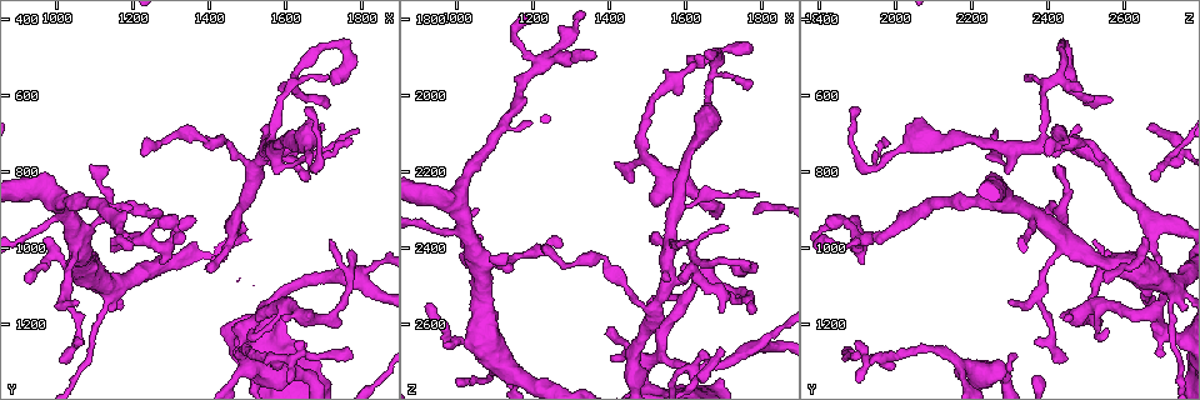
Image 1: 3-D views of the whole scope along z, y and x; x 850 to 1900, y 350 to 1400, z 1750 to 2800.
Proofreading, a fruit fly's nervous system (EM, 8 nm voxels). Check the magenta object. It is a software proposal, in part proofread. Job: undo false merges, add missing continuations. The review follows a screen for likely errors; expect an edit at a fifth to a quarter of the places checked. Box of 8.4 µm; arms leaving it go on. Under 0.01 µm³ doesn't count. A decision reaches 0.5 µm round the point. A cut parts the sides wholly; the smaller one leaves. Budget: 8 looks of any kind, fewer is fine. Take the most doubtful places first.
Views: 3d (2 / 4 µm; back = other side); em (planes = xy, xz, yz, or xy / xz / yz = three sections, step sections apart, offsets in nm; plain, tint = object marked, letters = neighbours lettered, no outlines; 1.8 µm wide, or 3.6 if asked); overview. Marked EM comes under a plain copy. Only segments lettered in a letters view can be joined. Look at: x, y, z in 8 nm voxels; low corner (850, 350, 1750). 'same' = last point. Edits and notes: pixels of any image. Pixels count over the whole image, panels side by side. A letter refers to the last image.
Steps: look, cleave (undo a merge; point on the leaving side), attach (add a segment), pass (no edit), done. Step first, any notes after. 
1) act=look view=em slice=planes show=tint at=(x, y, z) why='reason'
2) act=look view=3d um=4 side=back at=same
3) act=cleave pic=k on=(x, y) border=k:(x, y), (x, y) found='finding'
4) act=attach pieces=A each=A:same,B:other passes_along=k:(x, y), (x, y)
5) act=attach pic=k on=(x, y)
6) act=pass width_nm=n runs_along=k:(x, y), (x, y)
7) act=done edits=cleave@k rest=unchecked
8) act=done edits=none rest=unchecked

act=look view=3d um=2 at=(1775, 1265, 1875) why='free end'

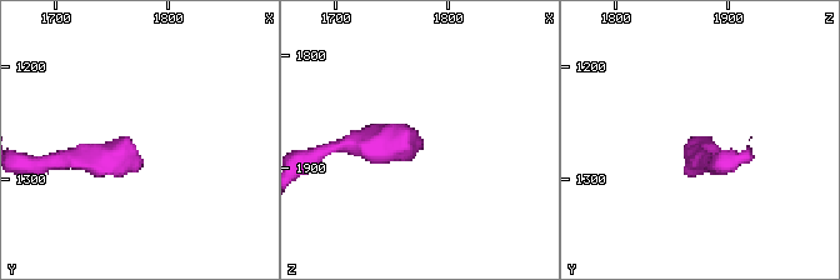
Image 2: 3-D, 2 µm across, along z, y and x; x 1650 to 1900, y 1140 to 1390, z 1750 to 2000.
act=look view=em slice=yz step=4 show=tint at=(1770, 1272, 1868) why='need the tissue'

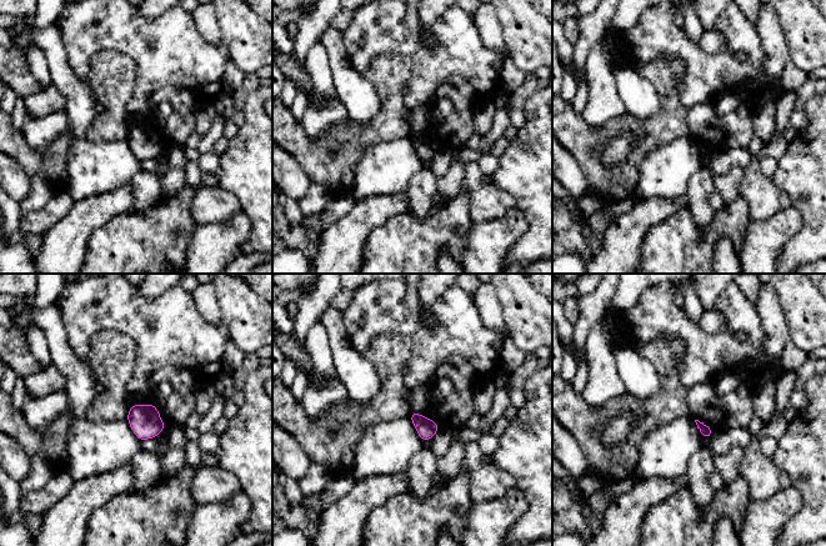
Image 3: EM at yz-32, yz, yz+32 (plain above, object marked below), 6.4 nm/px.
act=look view=em slice=planes show=letters at=same why='another direction'

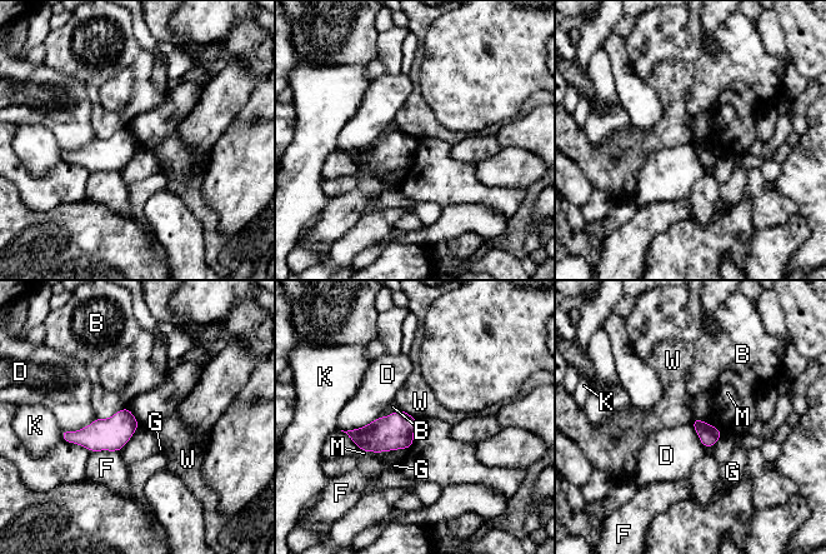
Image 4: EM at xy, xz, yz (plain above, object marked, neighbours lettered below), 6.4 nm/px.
act=pass longest_contact=M:280nm each=B:other,D:other,F:other,G:other,K:other,M:other,W:other border=4:(400, 409), (417, 418) found='none of them fits'

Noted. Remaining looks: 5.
act=look view=3d um=2 at=(1795, 680, 2265) why='tapers out'

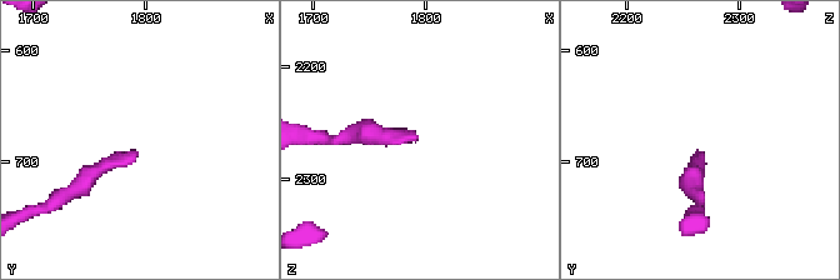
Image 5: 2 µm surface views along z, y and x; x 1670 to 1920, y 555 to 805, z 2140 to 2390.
act=look view=em slice=planes show=letters at=(1792, 690, 2262) why='need the tissue'

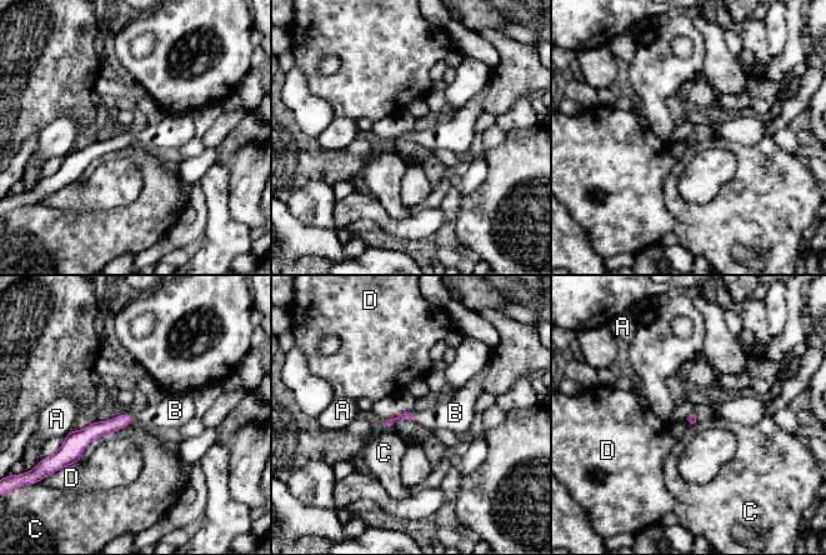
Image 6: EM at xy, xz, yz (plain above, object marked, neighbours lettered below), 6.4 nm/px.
act=attach pieces=B each=A:other,B:same,C:other,D:other passes_along=6:(98, 429), (133, 418), (170, 413) found='it goes on there'

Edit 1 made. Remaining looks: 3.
act=look view=em slice=xy step=16 show=tint at=(1655, 815, 2665) why='branch stops here'

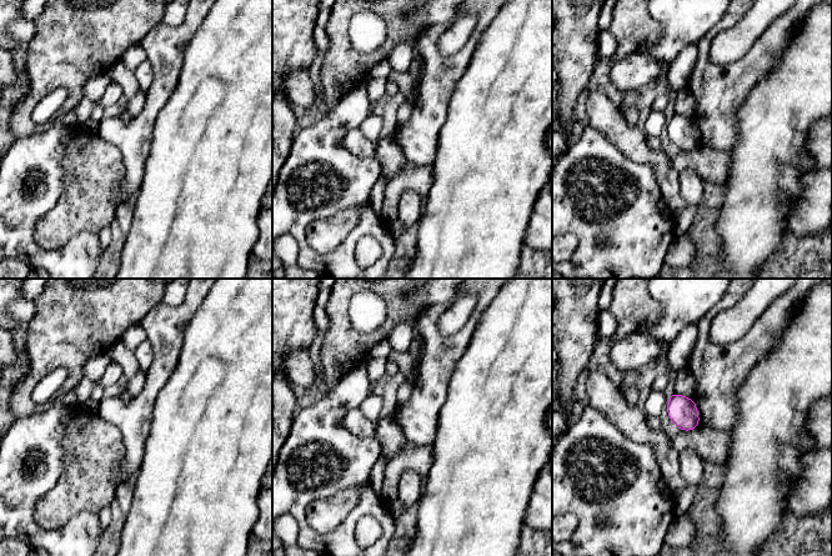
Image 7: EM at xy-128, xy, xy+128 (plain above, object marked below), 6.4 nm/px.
act=look view=em slice=planes show=letters at=same why='cut it another way'

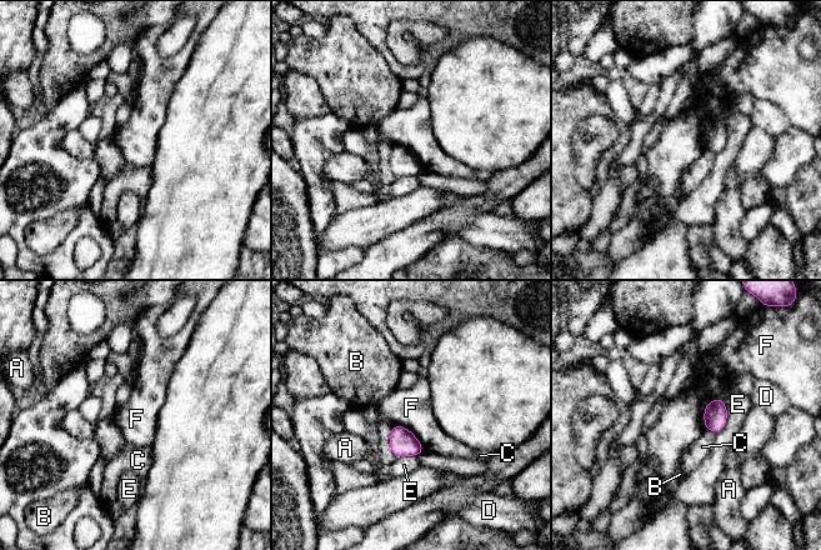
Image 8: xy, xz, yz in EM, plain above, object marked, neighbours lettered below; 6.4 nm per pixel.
act=pass longest_contact=F:260nm each=A:other,B:other,C:other,D:other,E:other,F:other border=8:(394, 424), (405, 426), (424, 449) found='no lettered segment goes on from it'

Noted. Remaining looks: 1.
act=done edits=attach@6 rest=unchecked

